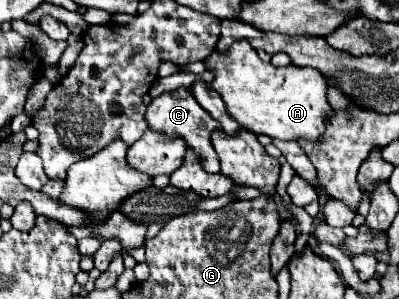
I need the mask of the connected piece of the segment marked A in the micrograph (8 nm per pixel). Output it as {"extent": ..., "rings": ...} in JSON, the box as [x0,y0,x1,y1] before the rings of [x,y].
{"extent":[205,40,333,142],"rings":[[[243,40],[233,42],[225,54],[213,52],[209,58],[205,58],[205,64],[209,70],[215,72],[215,80],[209,86],[221,94],[229,116],[235,118],[243,128],[251,130],[253,134],[265,134],[277,140],[321,142],[321,134],[325,132],[325,120],[329,118],[329,114],[333,114],[333,110],[327,102],[327,90],[329,90],[327,80],[319,74],[319,70],[299,68],[293,64],[285,68],[275,68],[273,64],[261,62],[261,58],[249,46],[249,42]]]}

